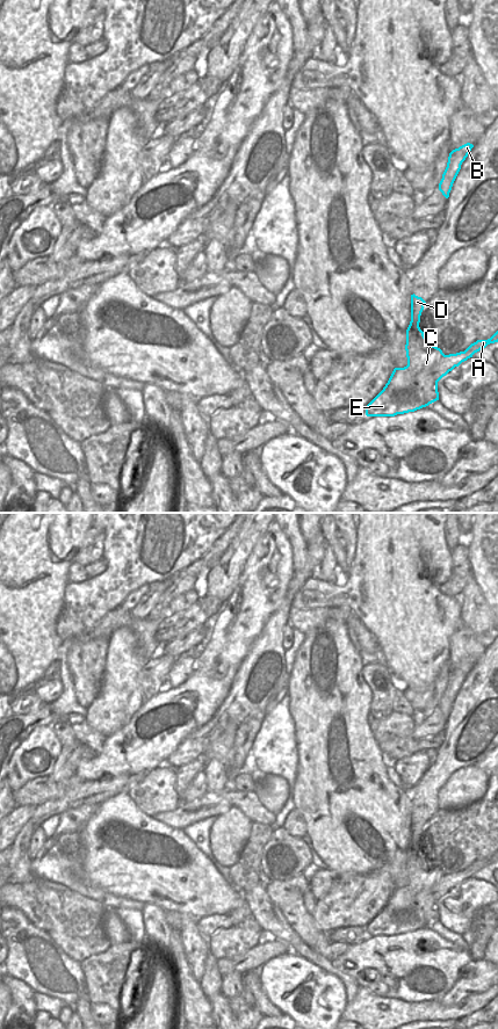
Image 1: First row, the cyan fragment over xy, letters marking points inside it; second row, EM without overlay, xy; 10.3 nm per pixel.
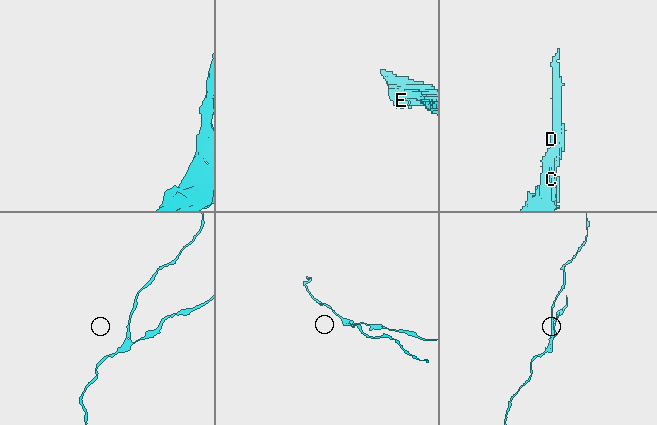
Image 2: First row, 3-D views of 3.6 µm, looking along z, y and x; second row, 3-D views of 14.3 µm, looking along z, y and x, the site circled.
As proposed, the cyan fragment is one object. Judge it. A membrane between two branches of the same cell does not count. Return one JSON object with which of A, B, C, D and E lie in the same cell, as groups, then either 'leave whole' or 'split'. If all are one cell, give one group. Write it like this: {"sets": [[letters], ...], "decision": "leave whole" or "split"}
{"sets": [["A"], ["B", "C", "D", "E"]], "decision": "split"}

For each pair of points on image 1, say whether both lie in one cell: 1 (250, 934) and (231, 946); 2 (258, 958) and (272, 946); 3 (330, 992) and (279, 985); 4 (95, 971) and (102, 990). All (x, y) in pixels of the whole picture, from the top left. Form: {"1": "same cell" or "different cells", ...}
{"1": "same cell", "2": "same cell", "3": "same cell", "4": "same cell"}

